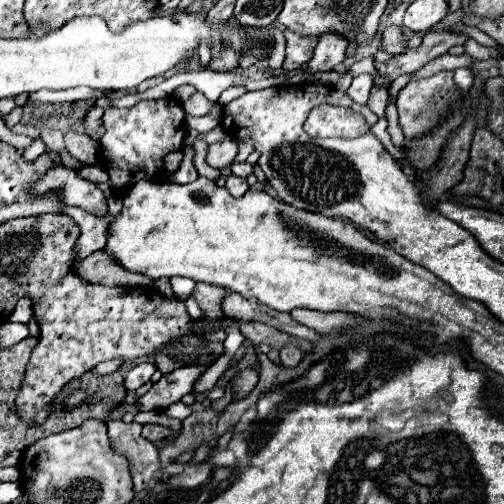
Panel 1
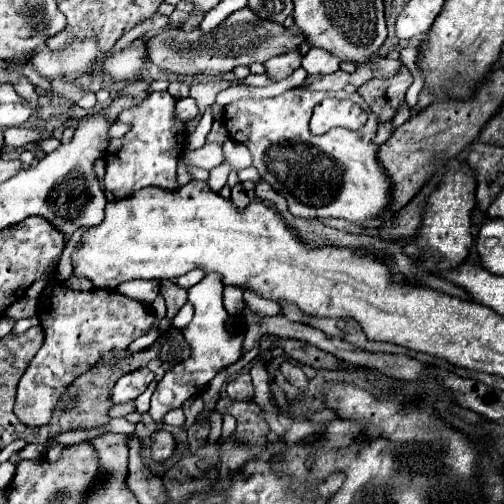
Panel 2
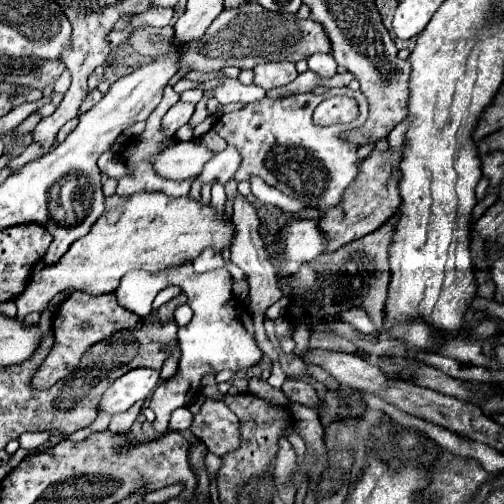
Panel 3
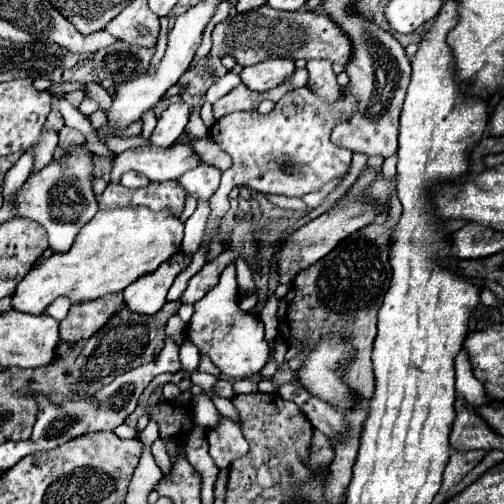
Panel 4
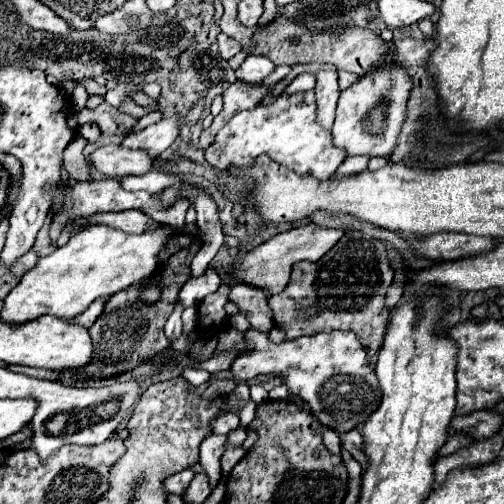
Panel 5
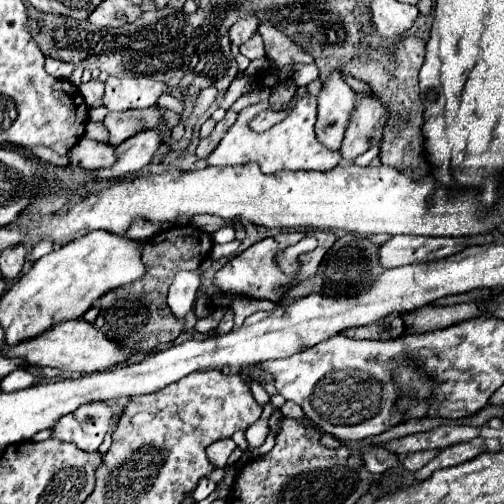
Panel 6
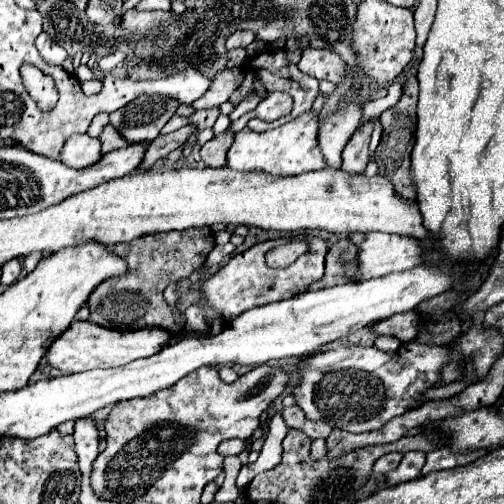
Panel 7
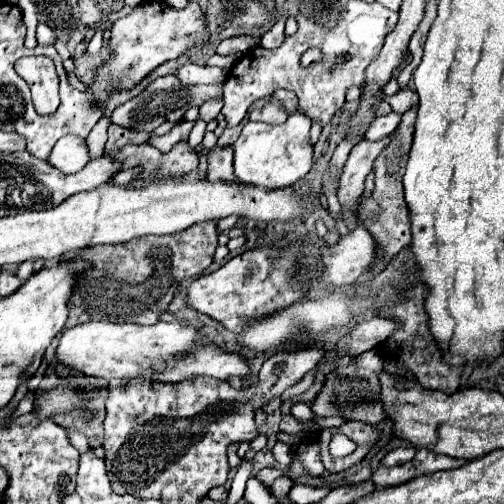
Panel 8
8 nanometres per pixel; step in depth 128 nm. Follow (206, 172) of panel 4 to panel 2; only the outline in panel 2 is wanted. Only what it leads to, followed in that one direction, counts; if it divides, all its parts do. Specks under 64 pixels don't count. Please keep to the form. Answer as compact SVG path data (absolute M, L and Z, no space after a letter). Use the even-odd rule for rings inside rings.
M228 140L224 146L224 162L228 162L230 170L238 172L242 168L252 166L252 156L248 152L248 148L244 148L244 144L236 144L234 140Z

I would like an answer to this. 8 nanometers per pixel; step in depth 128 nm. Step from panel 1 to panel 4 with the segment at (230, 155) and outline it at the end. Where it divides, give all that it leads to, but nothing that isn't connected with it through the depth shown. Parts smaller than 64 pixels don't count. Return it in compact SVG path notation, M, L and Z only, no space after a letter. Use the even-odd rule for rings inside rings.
M174 144L170 148L142 146L126 150L112 158L112 182L120 182L120 176L128 170L136 170L148 176L152 182L176 180L186 170L198 166L198 156L188 144Z

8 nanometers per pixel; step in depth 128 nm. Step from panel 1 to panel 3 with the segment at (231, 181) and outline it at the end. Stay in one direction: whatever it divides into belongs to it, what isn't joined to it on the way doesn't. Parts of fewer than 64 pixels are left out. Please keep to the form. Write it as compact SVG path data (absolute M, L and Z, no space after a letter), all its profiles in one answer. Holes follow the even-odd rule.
M236 196L234 200L234 216L232 216L232 224L234 224L234 240L230 244L230 260L236 262L236 266L240 266L244 270L244 274L250 278L250 312L253 314L254 335L258 347L267 355L272 362L280 364L280 349L275 349L267 337L264 329L264 312L266 308L270 308L274 302L278 302L282 298L282 292L278 290L276 284L276 270L272 268L272 264L268 262L268 250L266 250L266 242L262 240L258 228L260 228L260 218L256 208L244 198L244 196Z

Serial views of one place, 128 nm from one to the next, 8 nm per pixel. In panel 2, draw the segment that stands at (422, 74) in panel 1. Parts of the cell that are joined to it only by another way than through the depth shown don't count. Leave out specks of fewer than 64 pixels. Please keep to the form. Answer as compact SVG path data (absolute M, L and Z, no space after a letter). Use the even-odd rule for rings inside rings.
M400 70L394 78L372 78L358 88L358 94L366 100L368 108L378 116L378 122L384 124L392 120L398 108L404 104L404 94L412 84L412 76L408 70Z

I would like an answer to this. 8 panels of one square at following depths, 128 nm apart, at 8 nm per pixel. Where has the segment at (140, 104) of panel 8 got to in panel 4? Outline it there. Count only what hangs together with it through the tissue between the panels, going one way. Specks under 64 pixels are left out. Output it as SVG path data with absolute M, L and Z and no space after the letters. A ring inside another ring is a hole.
M86 84L86 96L92 98L92 100L96 100L98 106L100 106L100 110L104 110L104 112L108 112L110 106L112 106L110 94L100 84Z

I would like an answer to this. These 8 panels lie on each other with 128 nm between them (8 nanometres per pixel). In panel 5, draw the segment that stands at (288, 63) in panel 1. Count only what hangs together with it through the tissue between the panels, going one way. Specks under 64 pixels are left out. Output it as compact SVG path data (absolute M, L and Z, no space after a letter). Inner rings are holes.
M248 56L236 70L238 80L248 84L260 84L276 66L266 56Z

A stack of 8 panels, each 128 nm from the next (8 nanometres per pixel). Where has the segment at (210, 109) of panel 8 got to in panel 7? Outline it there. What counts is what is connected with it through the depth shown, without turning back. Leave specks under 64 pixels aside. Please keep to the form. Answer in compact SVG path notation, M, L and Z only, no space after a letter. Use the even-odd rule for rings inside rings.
M188 124L188 126L184 126L184 128L180 128L180 130L172 132L172 134L166 134L166 136L160 134L160 136L156 136L156 140L150 142L150 146L148 146L148 150L144 154L144 160L140 162L140 166L136 168L136 172L138 170L140 172L148 170L156 160L160 160L160 158L168 156L172 150L180 148L192 134L196 134L196 126Z

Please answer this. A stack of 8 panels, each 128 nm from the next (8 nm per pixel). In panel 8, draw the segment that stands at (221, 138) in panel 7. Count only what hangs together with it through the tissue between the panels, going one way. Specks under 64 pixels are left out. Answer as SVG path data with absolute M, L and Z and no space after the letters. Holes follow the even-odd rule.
M214 148L208 152L208 180L224 180L234 182L234 170L232 170L232 148Z

